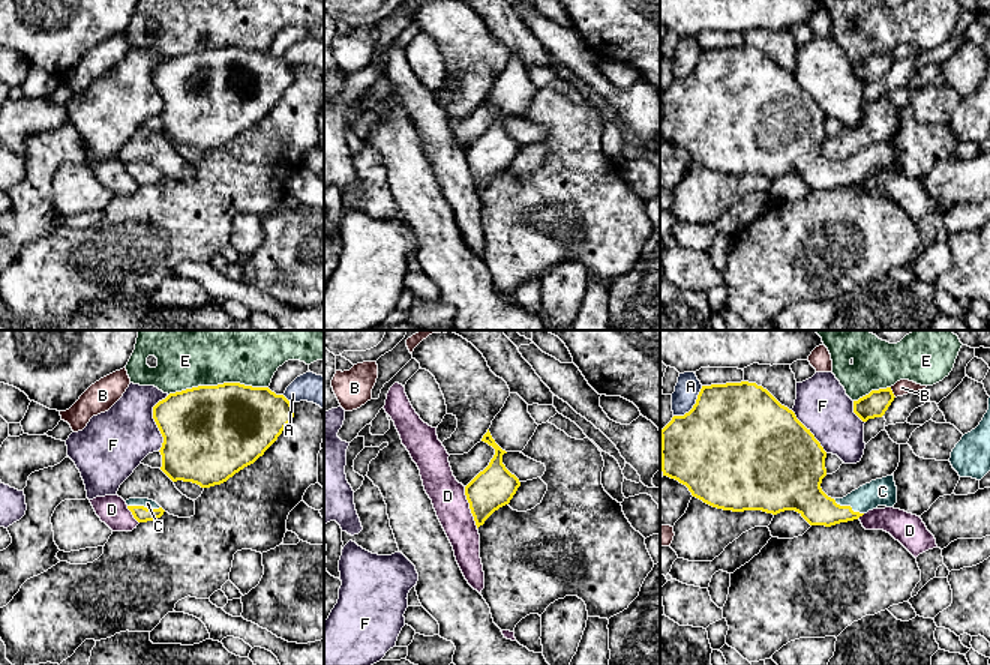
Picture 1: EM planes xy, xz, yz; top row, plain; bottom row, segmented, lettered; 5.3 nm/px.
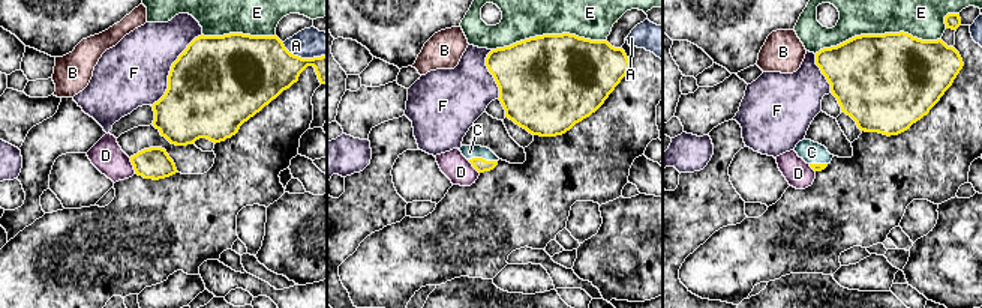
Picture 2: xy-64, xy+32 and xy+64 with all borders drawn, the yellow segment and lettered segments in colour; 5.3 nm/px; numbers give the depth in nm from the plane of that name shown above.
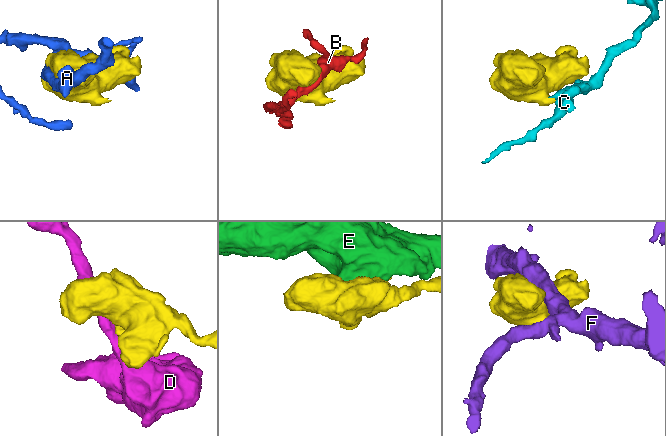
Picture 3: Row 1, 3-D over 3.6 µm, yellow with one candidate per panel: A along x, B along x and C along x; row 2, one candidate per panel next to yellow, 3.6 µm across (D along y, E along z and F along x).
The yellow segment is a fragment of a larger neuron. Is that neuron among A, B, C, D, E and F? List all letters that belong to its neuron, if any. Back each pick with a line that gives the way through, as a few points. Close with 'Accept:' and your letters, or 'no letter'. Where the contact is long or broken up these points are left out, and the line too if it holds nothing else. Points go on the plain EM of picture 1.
C: runs through yz (803, 158), (815, 170), (848, 170), (882, 155)
Accept: C

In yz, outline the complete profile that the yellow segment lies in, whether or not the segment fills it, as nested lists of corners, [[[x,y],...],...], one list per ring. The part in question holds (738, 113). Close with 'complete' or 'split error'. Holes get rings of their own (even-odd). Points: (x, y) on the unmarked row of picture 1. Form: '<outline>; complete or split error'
[[[756,47],[702,50],[693,72],[684,80],[674,80],[660,101],[663,140],[686,149],[693,161],[717,173],[772,179],[795,174],[810,189],[831,191],[858,183],[878,170],[894,171],[897,167],[892,138],[843,162],[828,161],[820,152],[826,140],[826,116],[792,74]]]; split error

